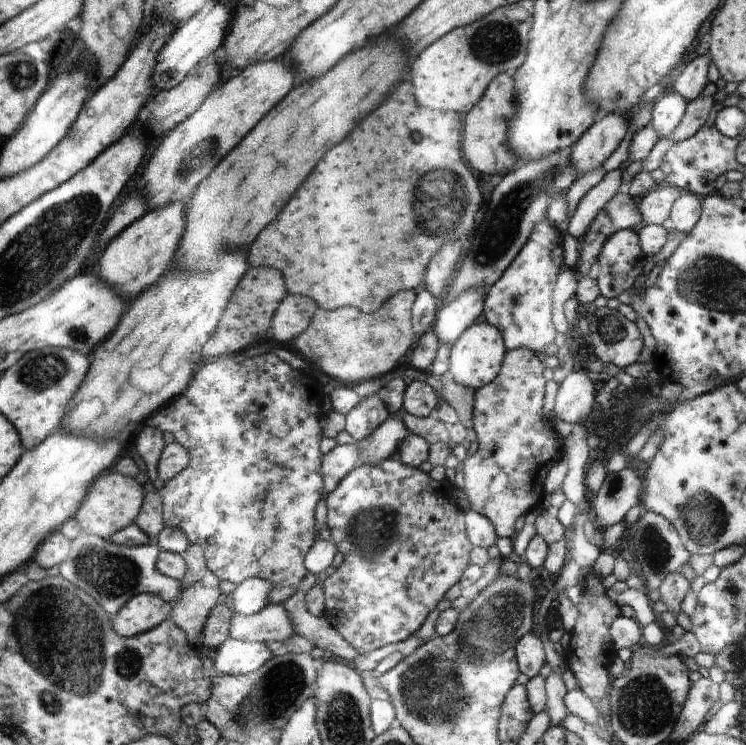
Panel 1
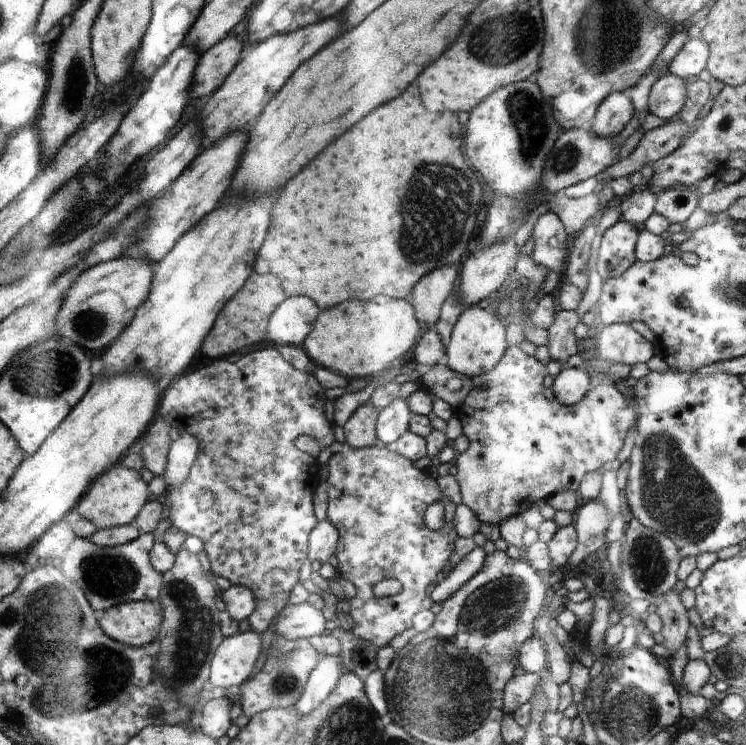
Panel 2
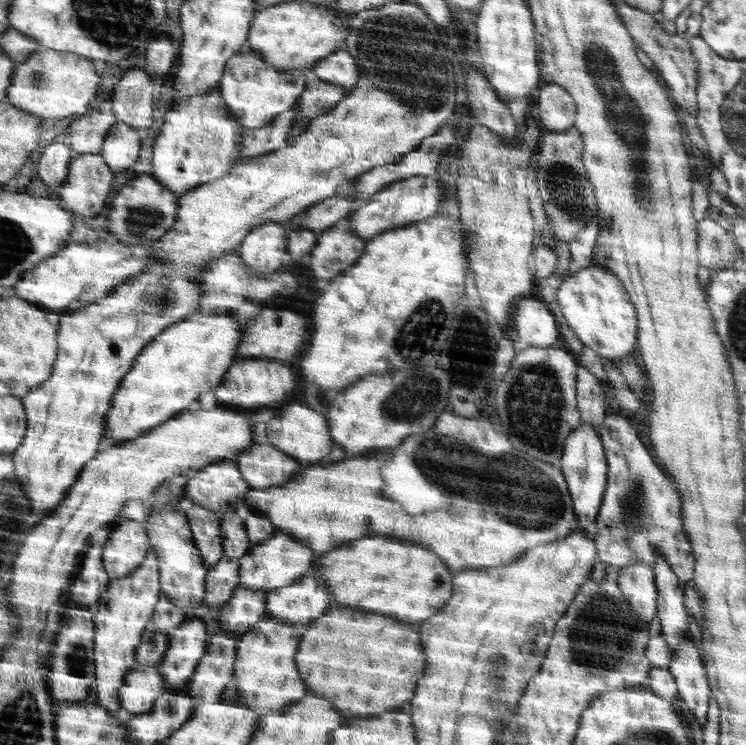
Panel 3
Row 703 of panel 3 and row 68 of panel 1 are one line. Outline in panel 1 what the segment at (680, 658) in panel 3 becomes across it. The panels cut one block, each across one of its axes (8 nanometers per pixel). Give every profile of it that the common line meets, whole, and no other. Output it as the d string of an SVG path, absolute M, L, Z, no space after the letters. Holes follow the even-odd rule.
M707 55L697 56L692 60L672 86L672 90L684 100L692 102L701 97L702 90L706 88L708 82L708 66L710 66L711 57Z

